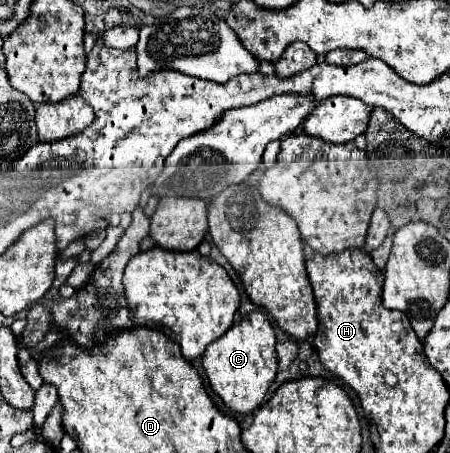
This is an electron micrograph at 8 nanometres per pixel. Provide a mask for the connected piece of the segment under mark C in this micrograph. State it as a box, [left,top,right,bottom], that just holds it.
[202,310,276,414]

